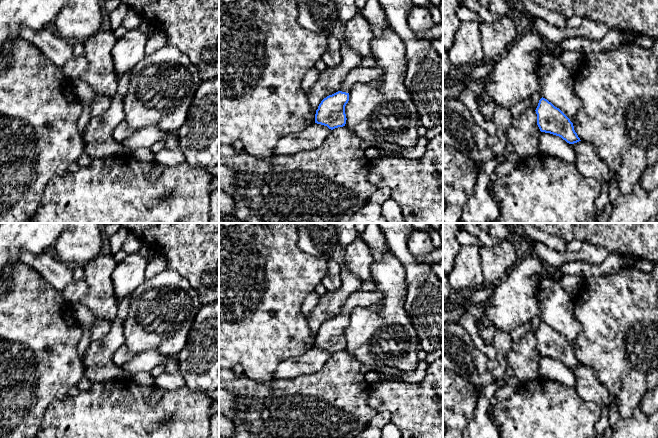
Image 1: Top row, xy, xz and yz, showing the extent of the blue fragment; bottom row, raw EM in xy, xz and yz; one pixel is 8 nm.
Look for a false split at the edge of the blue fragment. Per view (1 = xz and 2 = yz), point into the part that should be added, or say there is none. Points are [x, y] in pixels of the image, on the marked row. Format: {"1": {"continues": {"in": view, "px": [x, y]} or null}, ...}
{"1": {"continues": {"in": "xz", "px": [360, 74]}}, "2": {"continues": null}}

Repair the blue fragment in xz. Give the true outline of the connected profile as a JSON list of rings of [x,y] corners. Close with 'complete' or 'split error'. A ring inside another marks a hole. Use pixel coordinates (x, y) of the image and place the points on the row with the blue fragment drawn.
[[[358,66],[352,69],[344,79],[341,89],[324,98],[315,114],[315,123],[327,126],[333,130],[346,124],[345,106],[349,101],[349,92],[356,83],[365,83],[377,79],[384,73],[378,67]]] | split error

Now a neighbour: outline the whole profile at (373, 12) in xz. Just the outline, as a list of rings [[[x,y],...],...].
[[[367,0],[359,12],[368,21],[375,37],[380,37],[385,29],[390,27],[385,11],[378,0]]]

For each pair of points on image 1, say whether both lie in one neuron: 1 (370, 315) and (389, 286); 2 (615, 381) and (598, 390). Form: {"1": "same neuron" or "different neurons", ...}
{"1": "same neuron", "2": "different neurons"}

